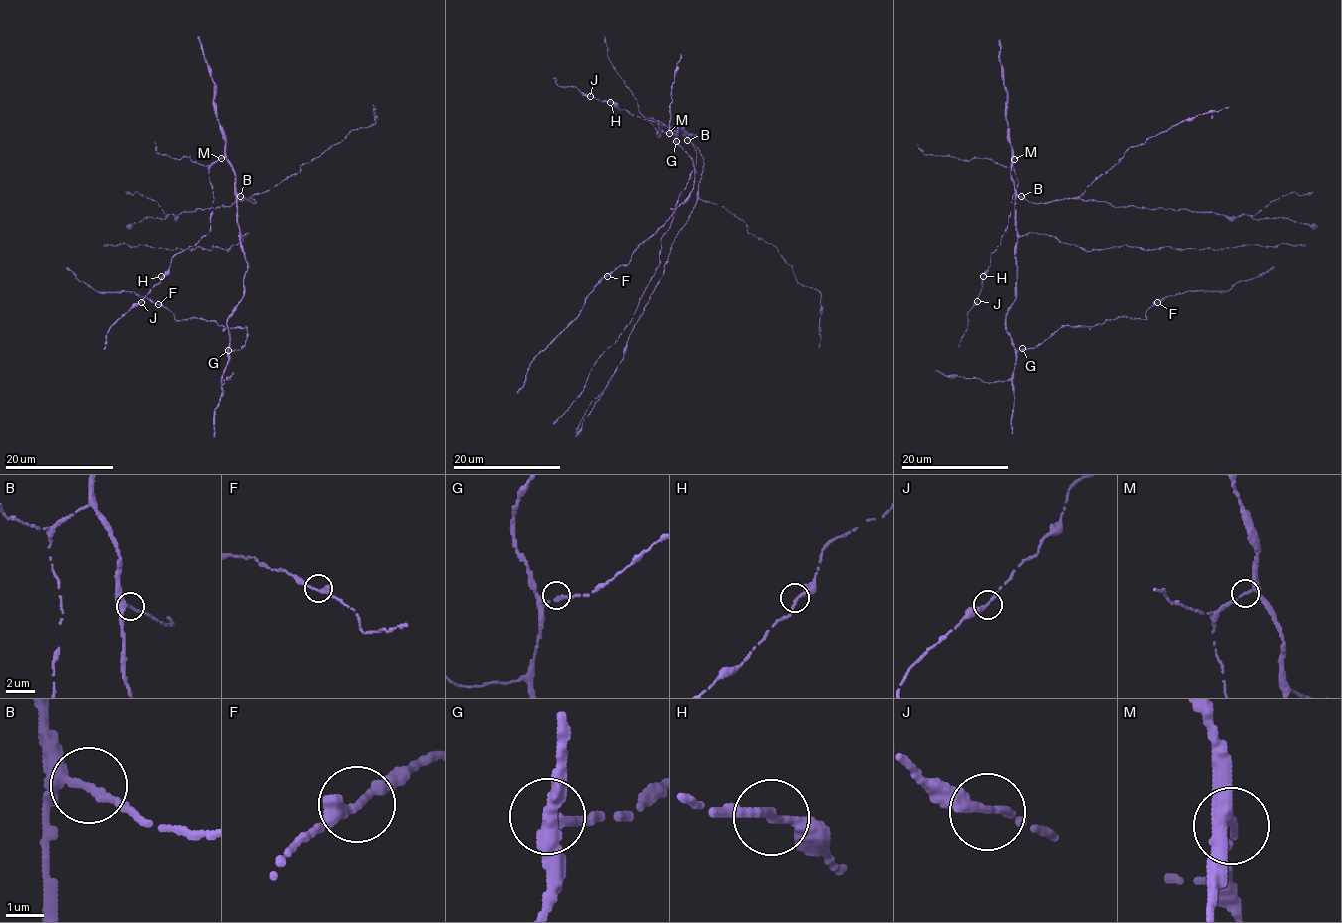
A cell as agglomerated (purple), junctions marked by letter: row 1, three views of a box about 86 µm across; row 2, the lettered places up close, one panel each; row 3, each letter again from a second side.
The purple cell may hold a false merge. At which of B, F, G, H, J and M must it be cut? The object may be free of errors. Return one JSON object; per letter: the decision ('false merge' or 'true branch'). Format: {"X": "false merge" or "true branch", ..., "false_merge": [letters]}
{"B": "true branch", "F": "true branch", "G": "true branch", "H": "true branch", "J": "true branch", "M": "true branch", "false_merge": []}

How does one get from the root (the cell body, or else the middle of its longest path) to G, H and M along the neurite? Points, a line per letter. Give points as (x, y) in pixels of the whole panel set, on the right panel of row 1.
G: (1016, 277), (1016, 297), (1007, 312), (1006, 325), (1011, 344), (1018, 351), (1022, 348)
H: (1016, 277), (1014, 159), (1018, 185), (1011, 214), (983, 276)
M: (1016, 277), (1018, 231), (1015, 186), (1011, 177), (1014, 159)

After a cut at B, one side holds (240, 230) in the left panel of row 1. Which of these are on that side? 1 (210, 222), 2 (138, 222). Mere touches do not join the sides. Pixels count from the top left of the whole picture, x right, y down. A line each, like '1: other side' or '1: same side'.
1: same side
2: other side

